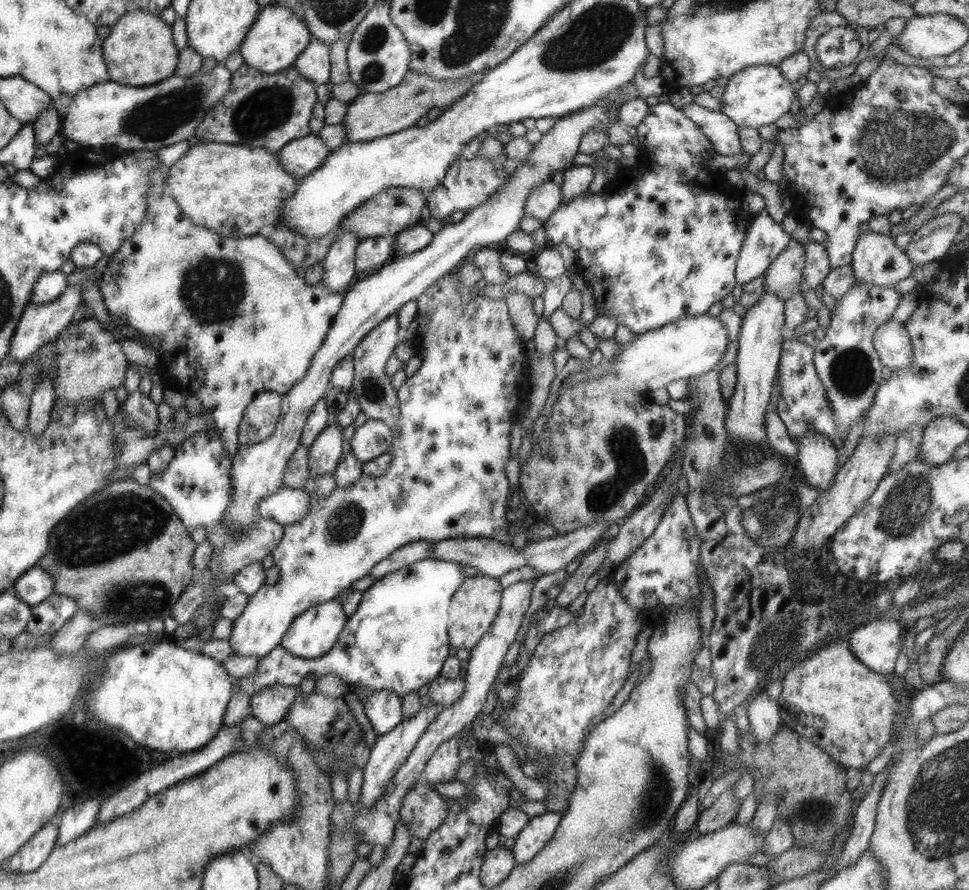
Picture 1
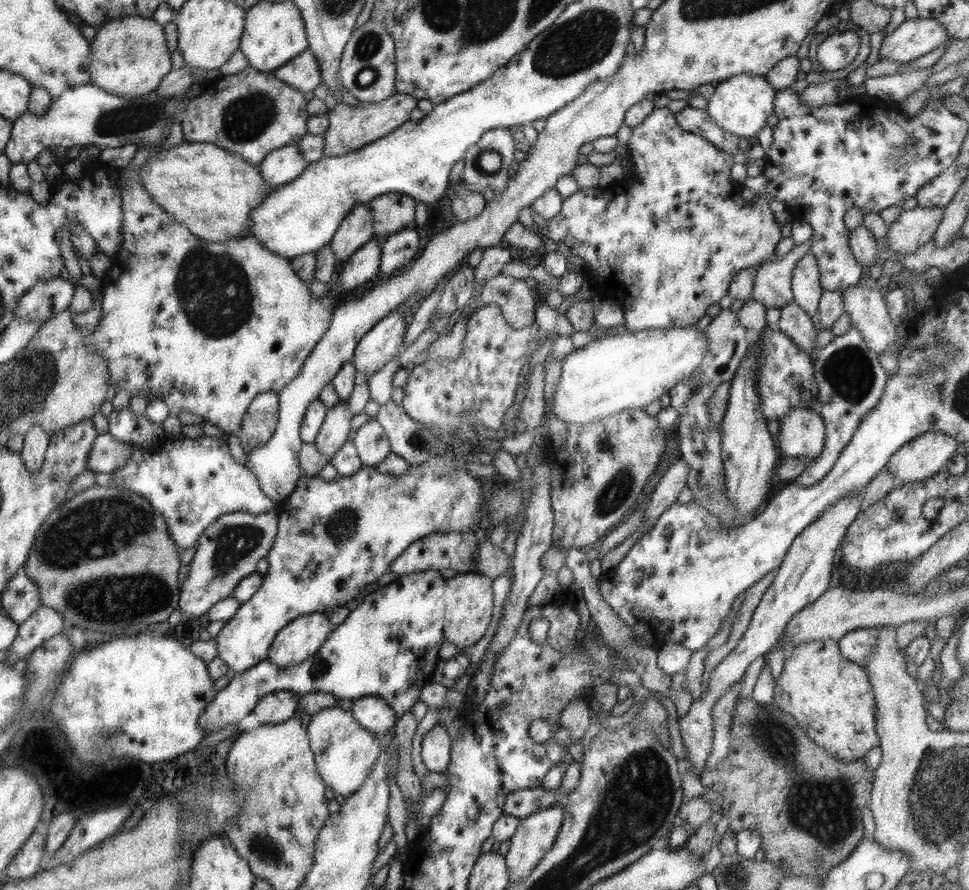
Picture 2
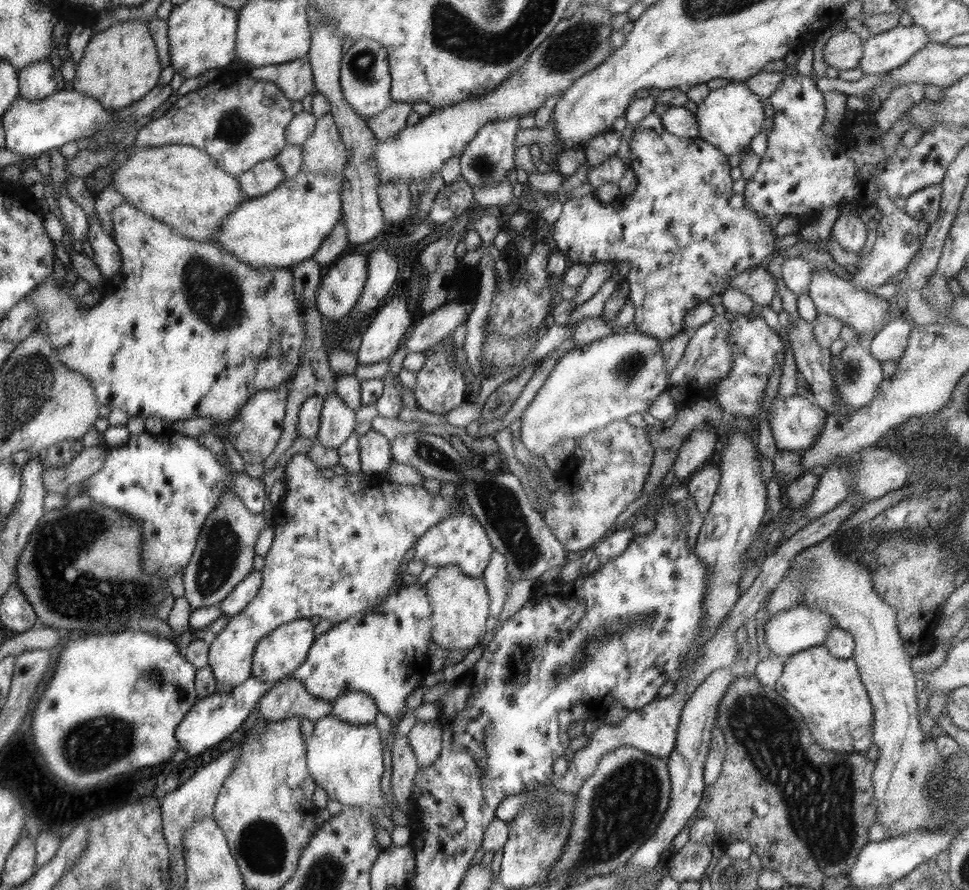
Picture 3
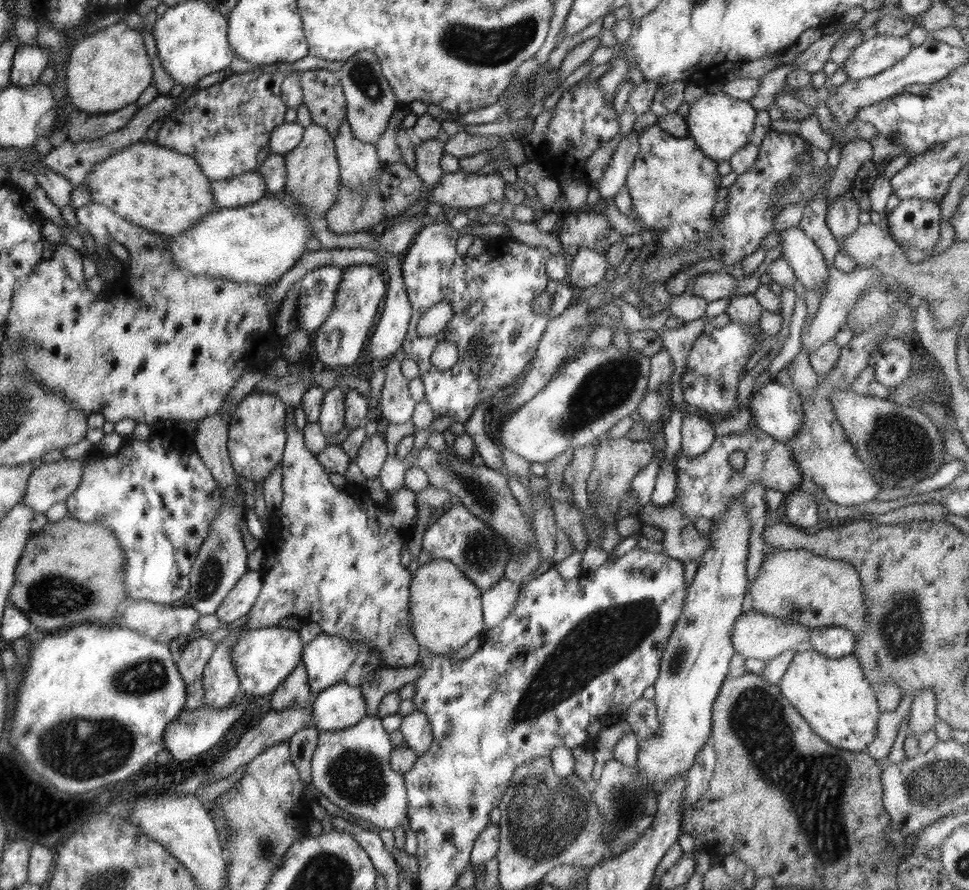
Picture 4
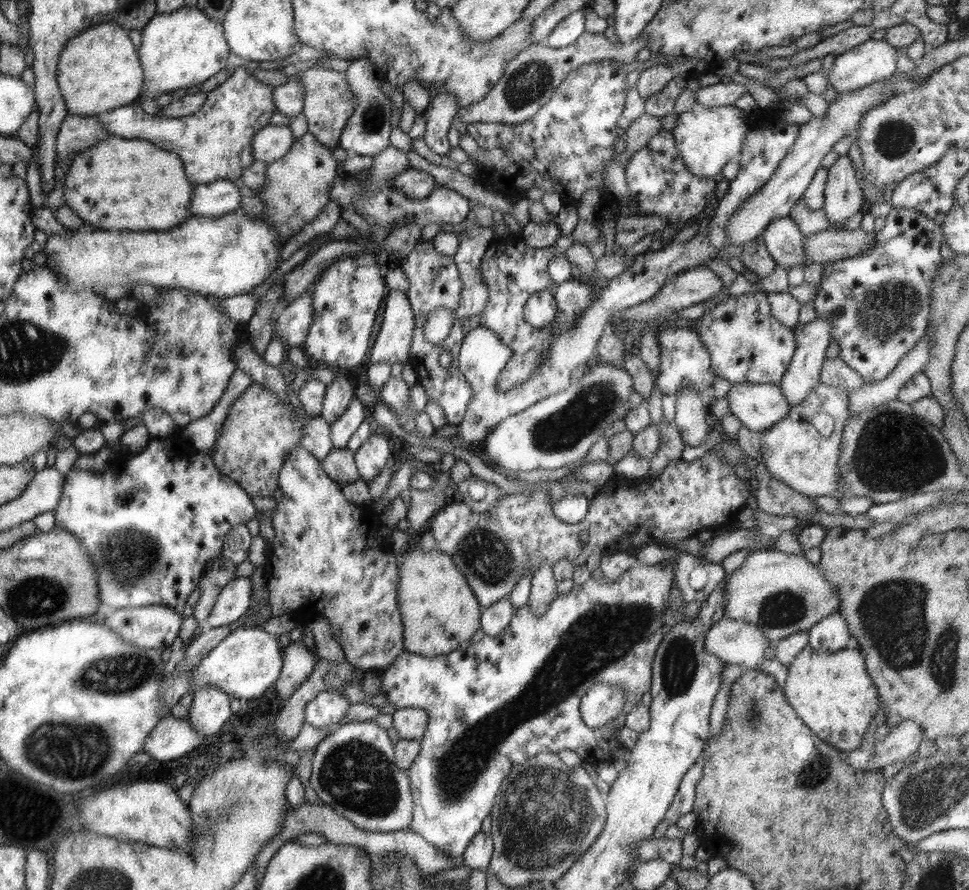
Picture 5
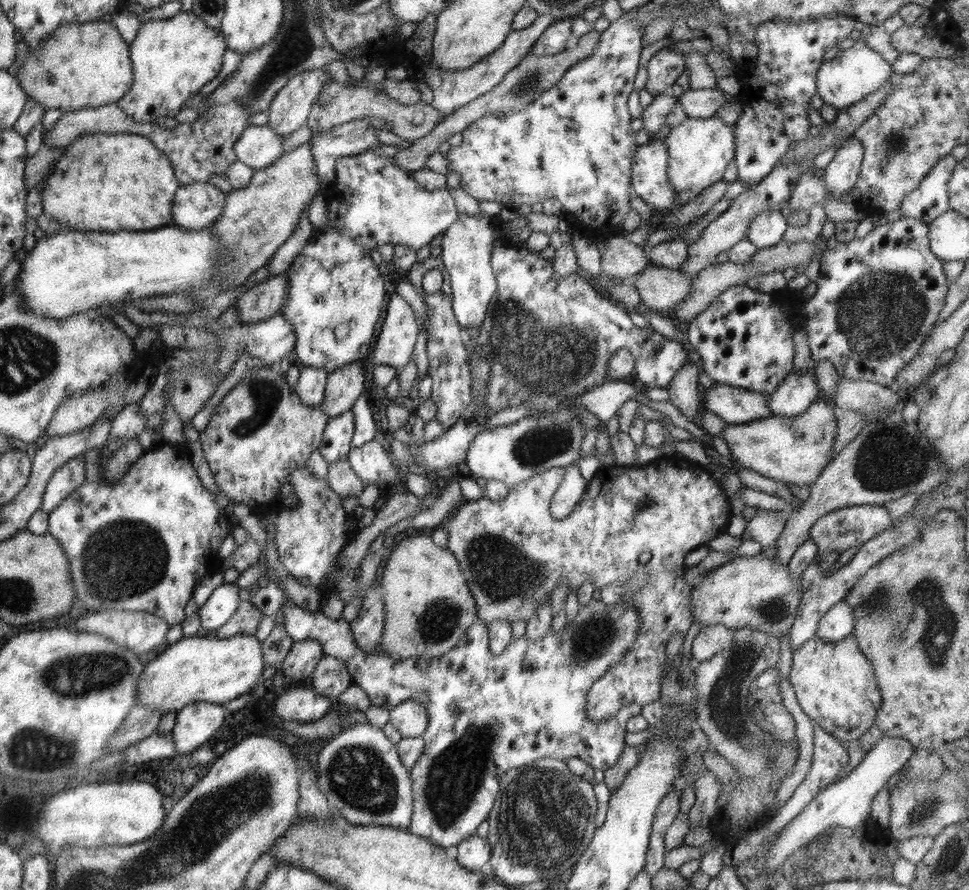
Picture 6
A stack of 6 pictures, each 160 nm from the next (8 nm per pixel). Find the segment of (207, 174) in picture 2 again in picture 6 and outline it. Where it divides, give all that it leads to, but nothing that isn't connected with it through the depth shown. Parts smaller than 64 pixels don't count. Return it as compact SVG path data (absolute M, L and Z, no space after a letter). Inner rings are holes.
M129 132L86 133L65 146L60 160L43 178L41 205L43 212L59 224L59 232L149 231L171 224L176 192L181 185L173 162L149 137Z

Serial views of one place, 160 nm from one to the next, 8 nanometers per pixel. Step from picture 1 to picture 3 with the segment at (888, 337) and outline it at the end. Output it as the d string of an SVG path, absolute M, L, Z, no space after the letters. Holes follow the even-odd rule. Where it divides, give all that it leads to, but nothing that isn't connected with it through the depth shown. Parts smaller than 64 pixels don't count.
M816 266L812 269L807 294L814 301L818 313L835 316L844 324L854 327L858 336L868 340L872 340L880 331L879 324L884 321L884 316L890 308L886 299L873 292L856 290L850 279L838 277L833 271L816 269Z

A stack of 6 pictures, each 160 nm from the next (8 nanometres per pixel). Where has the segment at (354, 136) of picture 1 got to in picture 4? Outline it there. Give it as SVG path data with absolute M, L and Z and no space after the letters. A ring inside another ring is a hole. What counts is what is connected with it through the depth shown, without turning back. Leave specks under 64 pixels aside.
M310 124L303 132L300 144L284 155L286 165L283 193L314 214L324 214L335 202L341 185L339 163L333 137L320 124Z

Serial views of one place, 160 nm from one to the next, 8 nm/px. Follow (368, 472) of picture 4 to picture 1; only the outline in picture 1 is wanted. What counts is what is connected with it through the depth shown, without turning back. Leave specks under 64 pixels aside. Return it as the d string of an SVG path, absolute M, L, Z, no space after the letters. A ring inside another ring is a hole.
M368 419L358 426L350 439L351 452L363 463L389 451L393 442L391 428L383 422Z

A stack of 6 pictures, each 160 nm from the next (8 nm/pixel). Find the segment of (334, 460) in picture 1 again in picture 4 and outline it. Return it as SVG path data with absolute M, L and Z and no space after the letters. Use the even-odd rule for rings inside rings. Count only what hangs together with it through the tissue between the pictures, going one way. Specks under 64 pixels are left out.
M340 386L325 392L317 421L327 437L338 434L345 426L345 393Z

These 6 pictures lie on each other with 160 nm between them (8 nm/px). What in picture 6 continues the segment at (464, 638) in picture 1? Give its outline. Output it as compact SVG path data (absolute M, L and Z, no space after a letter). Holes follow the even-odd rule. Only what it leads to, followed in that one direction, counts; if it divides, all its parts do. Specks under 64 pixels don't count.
M408 536L389 549L388 564L382 568L382 588L385 590L382 654L393 660L404 660L411 656L425 659L440 657L458 644L471 624L479 622L475 600L459 562L447 548L434 544L430 536Z

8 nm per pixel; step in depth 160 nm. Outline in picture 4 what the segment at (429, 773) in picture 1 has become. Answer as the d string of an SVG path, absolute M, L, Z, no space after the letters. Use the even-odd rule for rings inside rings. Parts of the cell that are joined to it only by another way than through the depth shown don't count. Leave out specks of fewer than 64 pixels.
M414 710L403 716L399 729L402 732L404 742L418 756L424 754L424 751L427 751L427 748L432 744L434 735L431 724L423 712Z

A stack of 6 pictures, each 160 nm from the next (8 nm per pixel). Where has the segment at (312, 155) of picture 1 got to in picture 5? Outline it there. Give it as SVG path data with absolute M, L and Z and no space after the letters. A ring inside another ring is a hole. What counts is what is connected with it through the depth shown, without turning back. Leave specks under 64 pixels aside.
M234 180L197 185L192 198L192 216L222 216L241 210L240 191Z

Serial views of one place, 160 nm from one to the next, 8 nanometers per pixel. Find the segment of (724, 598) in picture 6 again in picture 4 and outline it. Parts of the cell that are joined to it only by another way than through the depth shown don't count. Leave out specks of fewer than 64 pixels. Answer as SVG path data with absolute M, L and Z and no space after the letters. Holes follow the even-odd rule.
M787 549L765 556L756 580L749 584L746 601L751 600L754 613L783 620L793 620L809 628L823 626L839 626L857 634L865 627L865 604L862 594L862 581L856 568L845 560L834 560L826 556L818 556L808 549Z

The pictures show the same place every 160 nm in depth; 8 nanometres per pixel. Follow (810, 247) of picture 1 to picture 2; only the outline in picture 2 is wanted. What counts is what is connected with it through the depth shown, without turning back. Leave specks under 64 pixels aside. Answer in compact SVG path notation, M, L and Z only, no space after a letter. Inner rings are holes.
M811 252L798 260L792 271L793 302L811 316L817 312L823 293L819 278L820 269L816 257Z

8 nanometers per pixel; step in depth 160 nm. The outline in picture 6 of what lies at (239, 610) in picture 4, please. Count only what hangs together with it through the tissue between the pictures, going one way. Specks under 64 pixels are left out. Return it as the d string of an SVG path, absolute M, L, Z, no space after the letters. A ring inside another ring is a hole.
M237 583L222 584L212 591L211 597L197 610L201 625L213 632L224 626L239 610L241 600Z

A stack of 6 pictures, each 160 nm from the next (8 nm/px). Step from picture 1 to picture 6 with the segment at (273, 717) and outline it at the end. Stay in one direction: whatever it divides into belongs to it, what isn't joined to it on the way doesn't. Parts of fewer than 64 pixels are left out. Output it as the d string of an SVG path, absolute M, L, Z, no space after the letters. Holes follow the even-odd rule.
M294 641L279 669L294 682L300 682L312 676L323 656L322 645L318 641Z

